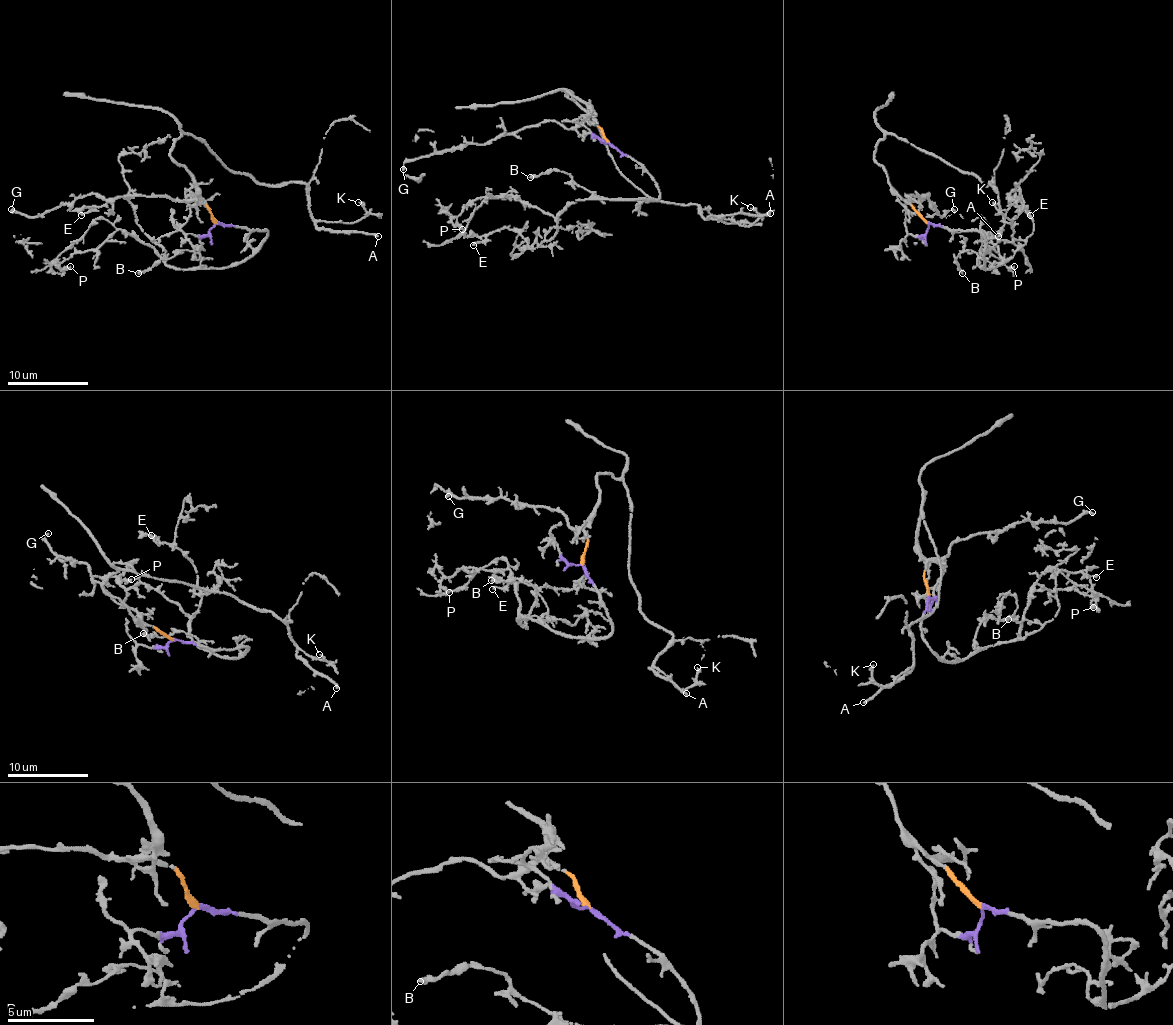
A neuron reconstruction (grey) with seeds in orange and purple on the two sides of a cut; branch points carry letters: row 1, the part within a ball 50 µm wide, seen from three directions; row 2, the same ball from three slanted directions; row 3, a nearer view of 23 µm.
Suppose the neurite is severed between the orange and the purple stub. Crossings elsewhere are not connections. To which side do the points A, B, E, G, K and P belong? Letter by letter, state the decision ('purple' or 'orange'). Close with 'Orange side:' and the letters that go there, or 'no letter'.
A: orange
B: purple
E: purple
G: orange
K: orange
P: purple
Orange side: A, G, K

